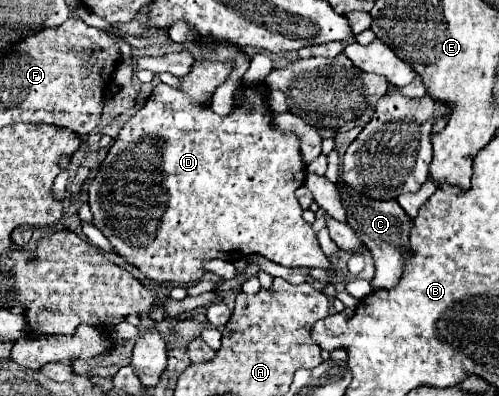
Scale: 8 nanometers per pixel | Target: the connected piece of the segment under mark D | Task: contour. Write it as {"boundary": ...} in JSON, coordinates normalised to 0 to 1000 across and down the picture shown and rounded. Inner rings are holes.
{"boundary":[[[401,106],[401,116],[405,116],[405,152],[393,152],[385,177],[361,197],[361,222],[345,222],[321,207],[301,237],[301,247],[289,258],[289,268],[248,313],[232,359],[216,379],[216,394],[208,399],[188,460],[176,475],[176,490],[180,490],[176,510],[188,545],[188,566],[224,611],[224,621],[248,657],[269,667],[293,702],[313,707],[313,712],[341,712],[341,717],[365,717],[365,722],[385,717],[385,712],[397,712],[409,692],[405,657],[441,652],[441,657],[473,662],[477,646],[485,641],[489,652],[501,641],[525,641],[537,657],[549,657],[565,672],[621,672],[621,677],[649,677],[653,687],[665,687],[665,662],[645,641],[633,591],[621,576],[621,566],[605,556],[605,525],[589,490],[613,455],[613,414],[601,384],[601,343],[593,333],[569,333],[549,313],[553,293],[541,278],[541,222],[533,212],[485,212],[489,253],[469,253],[465,283],[457,293],[437,293],[421,273],[421,247],[429,227],[457,202],[465,182],[465,152],[473,141],[497,141],[497,136],[481,116],[453,116],[453,106],[437,106],[437,116],[413,116],[413,106]]]}

